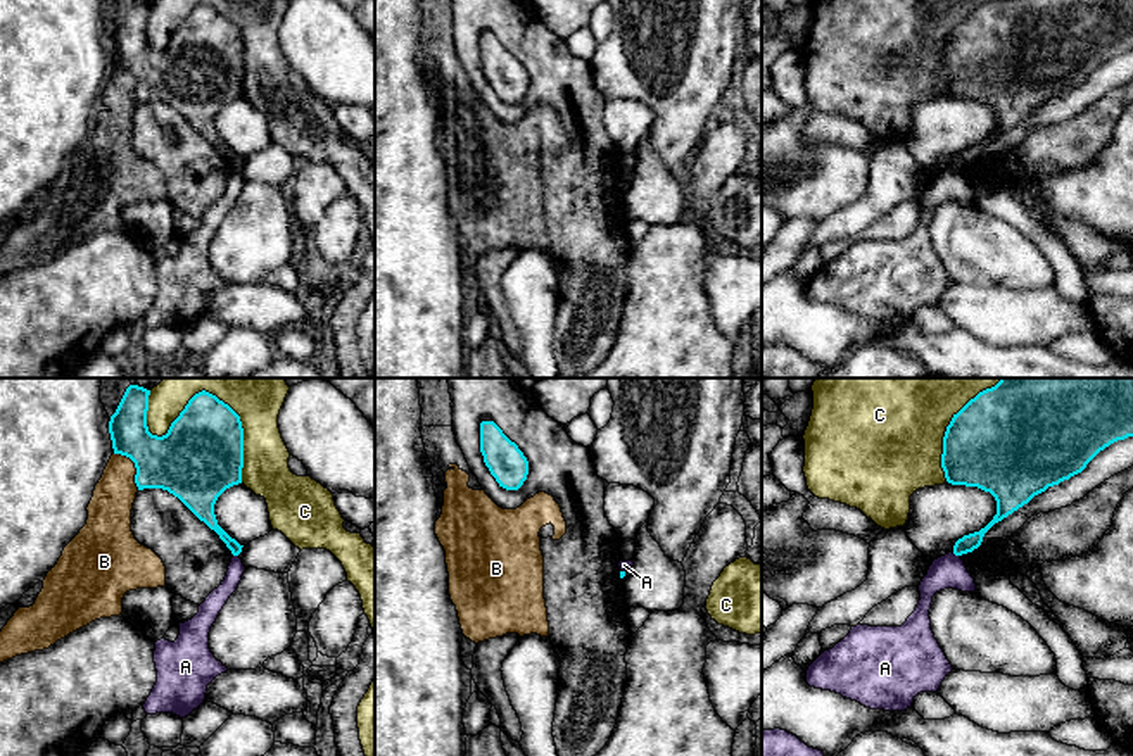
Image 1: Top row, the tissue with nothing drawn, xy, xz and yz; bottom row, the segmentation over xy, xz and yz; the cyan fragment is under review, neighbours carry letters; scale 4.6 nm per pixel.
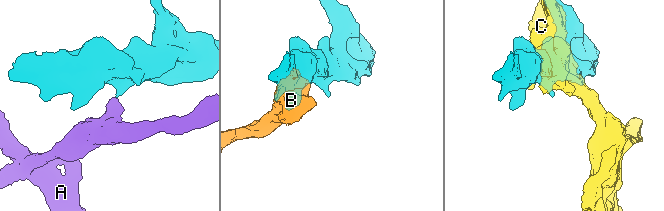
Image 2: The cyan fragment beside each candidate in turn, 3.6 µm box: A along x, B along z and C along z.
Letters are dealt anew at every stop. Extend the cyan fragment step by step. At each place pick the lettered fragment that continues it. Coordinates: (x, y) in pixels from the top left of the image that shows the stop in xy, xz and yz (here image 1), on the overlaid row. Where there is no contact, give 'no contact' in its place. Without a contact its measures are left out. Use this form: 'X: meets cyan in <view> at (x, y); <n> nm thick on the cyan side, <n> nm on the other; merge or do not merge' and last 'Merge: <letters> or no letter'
A: meets cyan in yz at (955, 554); 80 nm thick on the cyan side, 160 nm on the other; do not merge
B: meets cyan in xy at (135, 466); 340 nm thick on the cyan side, 200 nm on the other; do not merge
C: meets cyan in xy at (202, 390); 360 nm thick on the cyan side, 320 nm on the other; do not merge
Merge: no letter

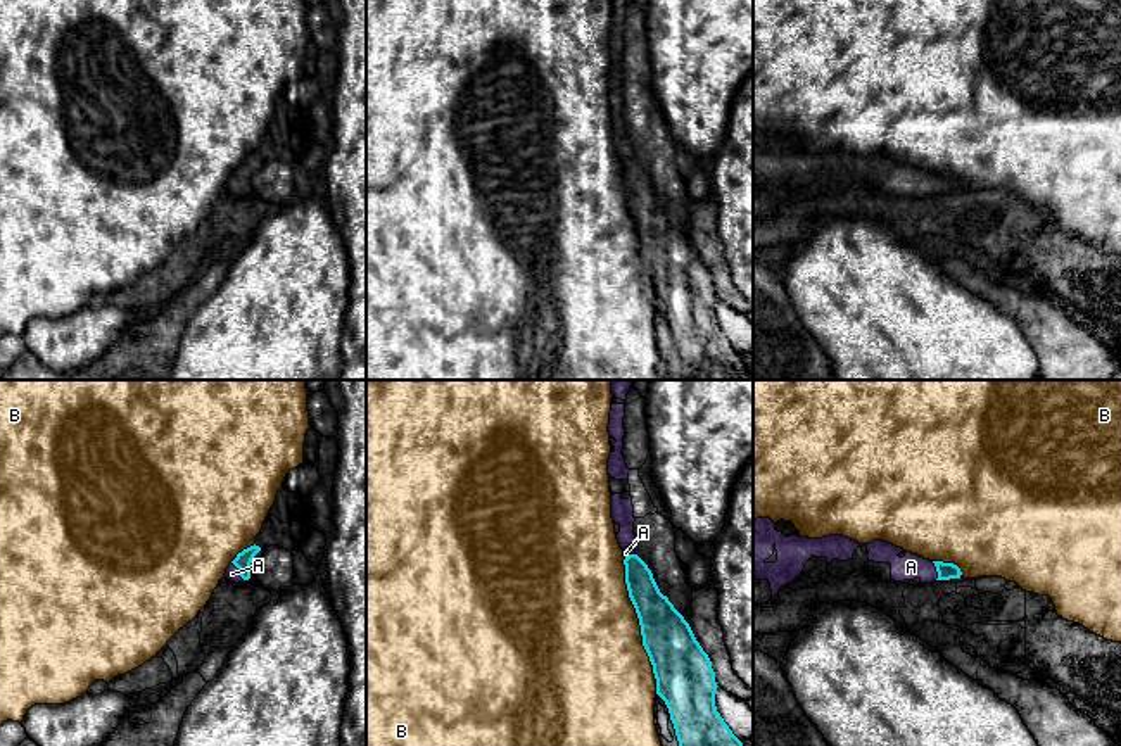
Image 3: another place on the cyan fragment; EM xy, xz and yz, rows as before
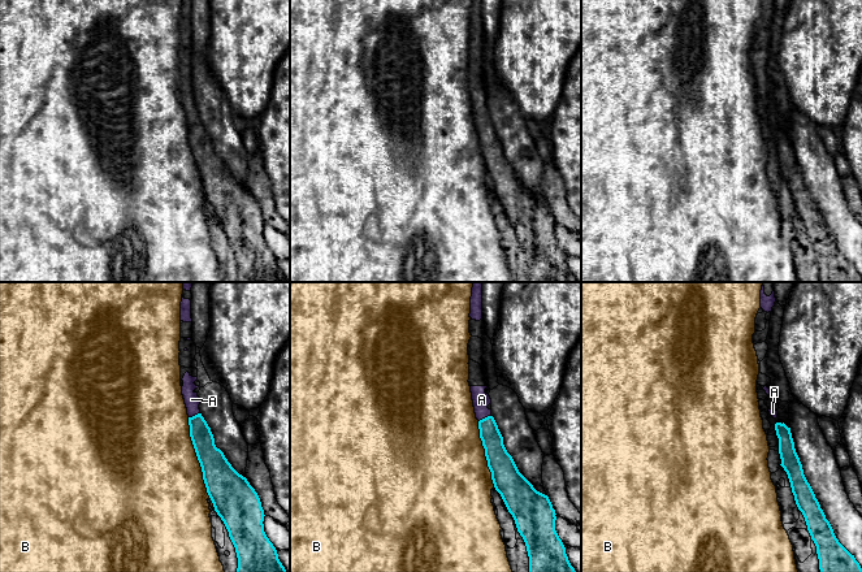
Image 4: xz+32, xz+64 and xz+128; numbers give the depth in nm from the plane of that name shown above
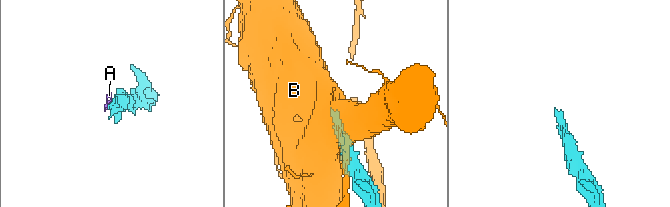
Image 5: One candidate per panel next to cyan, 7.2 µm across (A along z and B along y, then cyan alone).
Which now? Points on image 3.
A: meets cyan in yz at (937, 570); 80 nm thick on the cyan side, 120 nm on the other; merge
B: meets cyan in xz at (639, 624); 240 nm thick on the cyan side, 500 nm on the other; do not merge
Merge: A

